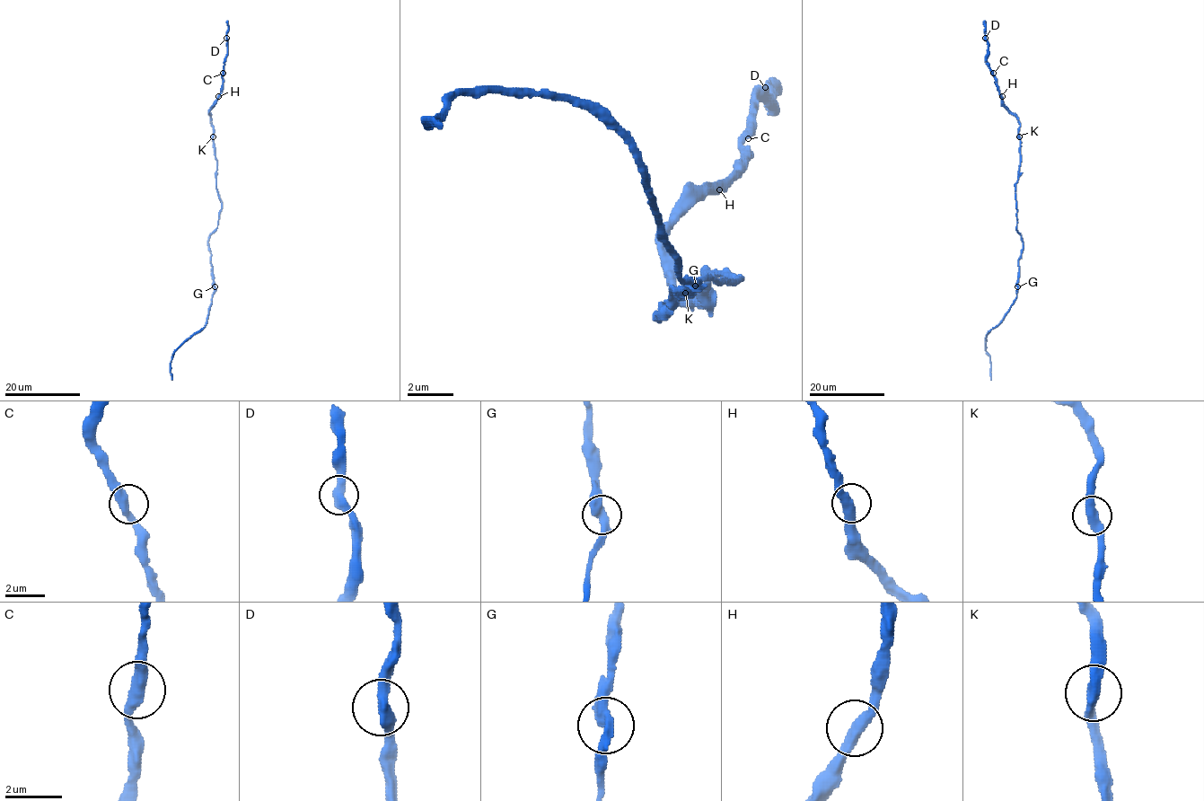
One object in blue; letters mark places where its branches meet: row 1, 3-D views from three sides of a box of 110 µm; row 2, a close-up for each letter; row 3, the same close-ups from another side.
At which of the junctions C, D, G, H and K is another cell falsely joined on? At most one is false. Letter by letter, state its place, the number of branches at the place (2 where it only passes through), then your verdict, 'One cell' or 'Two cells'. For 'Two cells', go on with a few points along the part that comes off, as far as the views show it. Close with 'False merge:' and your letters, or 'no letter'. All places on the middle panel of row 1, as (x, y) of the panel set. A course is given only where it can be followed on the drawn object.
C: Place: (748, 138). Branches: 2. One cell
D: Place: (765, 87). Branches: 2. One cell
G: Place: (695, 286). Branches: 2. One cell
H: Place: (719, 189). Branches: 2. One cell
K: Place: (685, 293). Branches: 2. One cell
False merge: no letter

